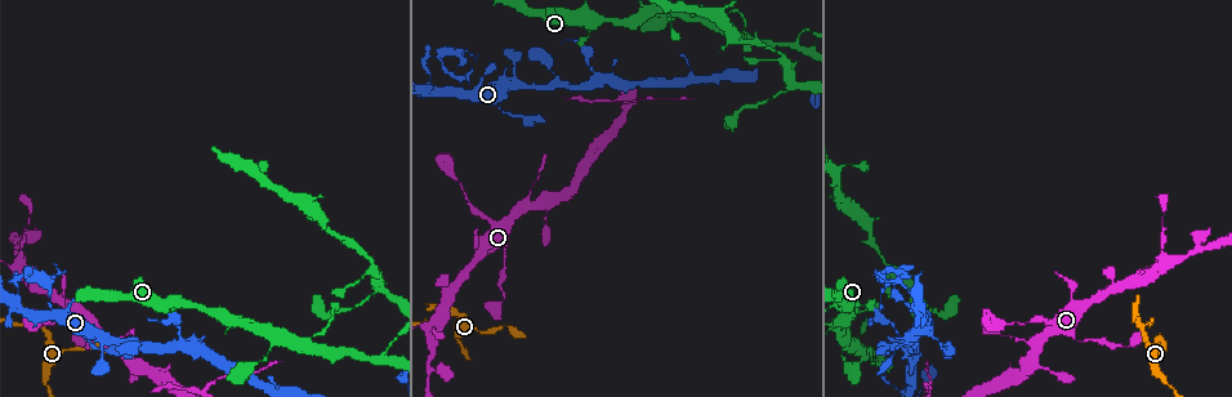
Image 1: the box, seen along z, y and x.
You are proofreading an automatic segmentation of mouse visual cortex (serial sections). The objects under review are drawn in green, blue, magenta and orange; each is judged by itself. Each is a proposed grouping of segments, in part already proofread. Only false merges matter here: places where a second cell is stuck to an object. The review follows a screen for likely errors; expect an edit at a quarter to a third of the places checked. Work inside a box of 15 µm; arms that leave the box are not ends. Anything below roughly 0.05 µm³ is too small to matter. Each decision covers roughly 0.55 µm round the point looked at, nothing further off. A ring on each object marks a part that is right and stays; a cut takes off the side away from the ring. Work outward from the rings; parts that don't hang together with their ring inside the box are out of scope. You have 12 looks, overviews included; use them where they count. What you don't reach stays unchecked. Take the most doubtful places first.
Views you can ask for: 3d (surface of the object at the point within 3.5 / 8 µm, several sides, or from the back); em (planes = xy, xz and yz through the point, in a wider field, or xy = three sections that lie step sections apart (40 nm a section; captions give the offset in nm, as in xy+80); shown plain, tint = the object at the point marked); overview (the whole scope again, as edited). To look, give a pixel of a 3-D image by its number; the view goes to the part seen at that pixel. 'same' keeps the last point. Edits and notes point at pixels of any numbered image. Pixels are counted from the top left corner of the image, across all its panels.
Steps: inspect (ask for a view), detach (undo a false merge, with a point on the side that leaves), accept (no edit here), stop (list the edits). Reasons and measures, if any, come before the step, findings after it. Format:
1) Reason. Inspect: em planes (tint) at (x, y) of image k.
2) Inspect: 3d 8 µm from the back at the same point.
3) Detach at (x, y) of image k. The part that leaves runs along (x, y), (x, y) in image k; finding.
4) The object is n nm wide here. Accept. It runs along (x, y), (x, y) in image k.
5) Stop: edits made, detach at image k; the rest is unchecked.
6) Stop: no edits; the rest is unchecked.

Arms part here. Inspect: 3d 3.5 µm at (438, 55) of image 1.

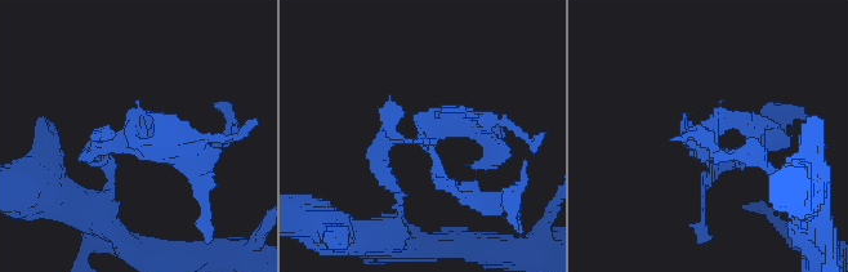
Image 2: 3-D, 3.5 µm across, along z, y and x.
Inspect: em planes (tint) at (421, 141) of image 2.

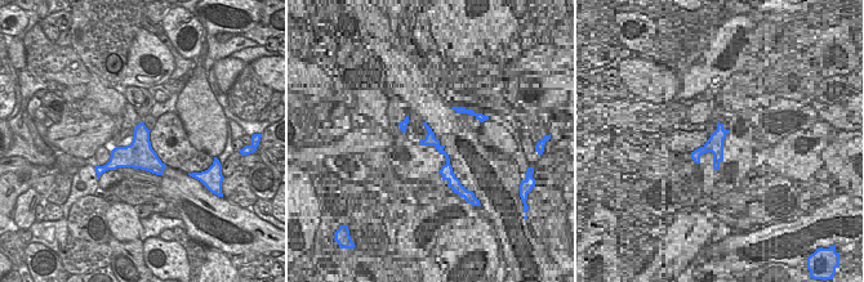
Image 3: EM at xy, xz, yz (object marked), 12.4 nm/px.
Accept. It runs along (99, 156), (132, 141), (206, 172) in image 2; one cell here.

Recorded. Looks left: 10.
Three-way junction. Inspect: 3d 3.5 µm at (305, 337) of image 1.

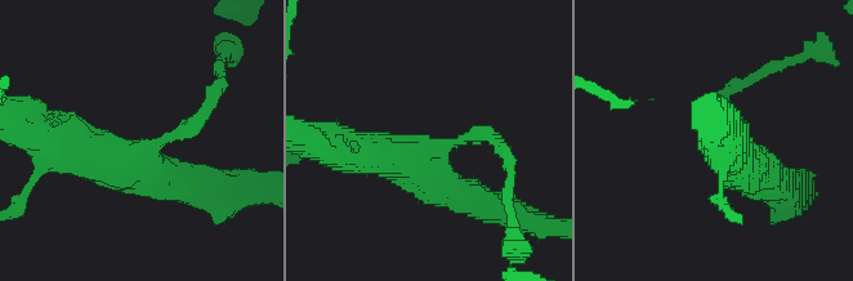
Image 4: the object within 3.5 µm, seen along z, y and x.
3 arms meet here; the arms are 150, 400, 450 nm wide; need the tissue. Inspect: em xy step 2 (tint) at (424, 151) of image 4.

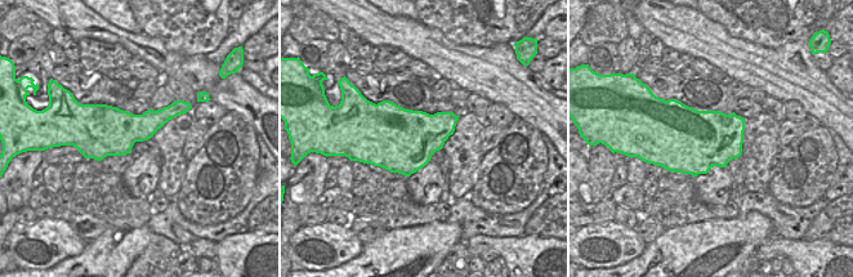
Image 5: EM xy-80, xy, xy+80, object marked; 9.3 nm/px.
Accept. Continuous, no second cell.

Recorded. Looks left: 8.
Branch point. Inspect: 3d 8 µm at (1141, 323) of image 1.

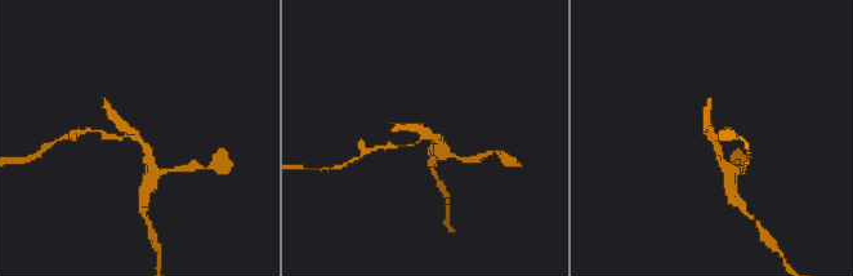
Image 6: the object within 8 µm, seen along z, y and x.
Now the EM. Inspect: em xy step 5 (tint) at (138, 138) of image 6.

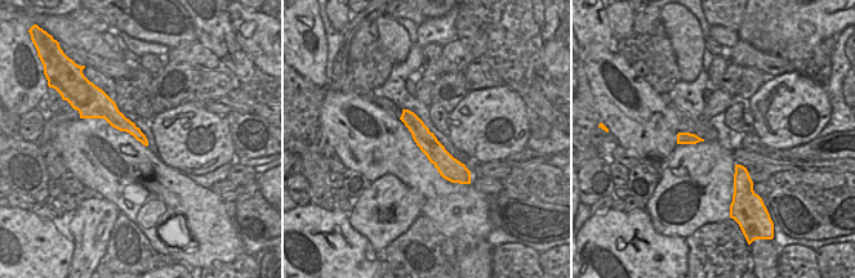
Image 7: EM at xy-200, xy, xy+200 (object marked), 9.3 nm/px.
3 arms meet here. Detach at (105, 136) of image 6. The part that leaves runs along (126, 136), (105, 137), (97, 130), (83, 133) in image 6; two cells meet here.

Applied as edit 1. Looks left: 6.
See it whole again. Inspect: overview.

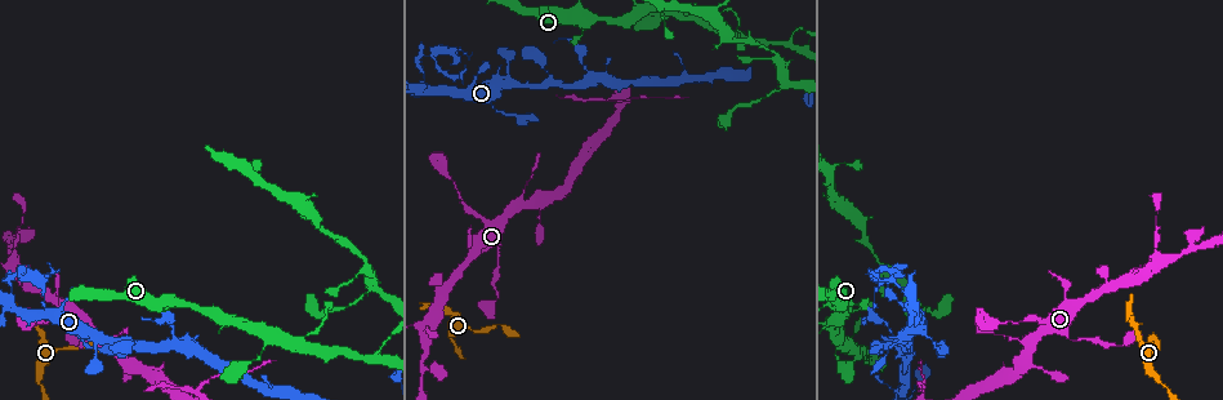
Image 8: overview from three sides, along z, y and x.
A fork. Inspect: 3d 8 µm at (592, 80) of image 8.

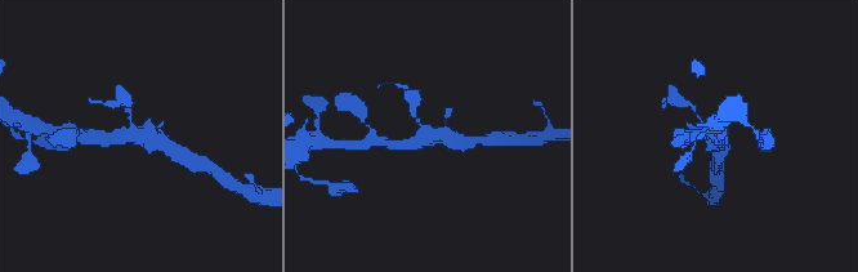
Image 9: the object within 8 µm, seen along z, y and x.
Closer look. Inspect: 3d 3.5 µm at (137, 135) of image 9.

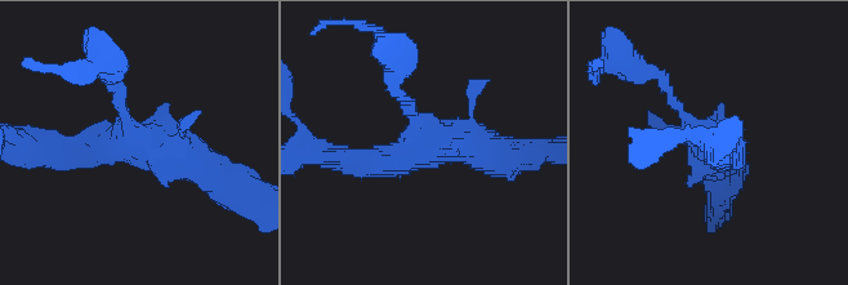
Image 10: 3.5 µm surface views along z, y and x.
Inspect: em xy step 5 (tint) at (430, 141) of image 10.

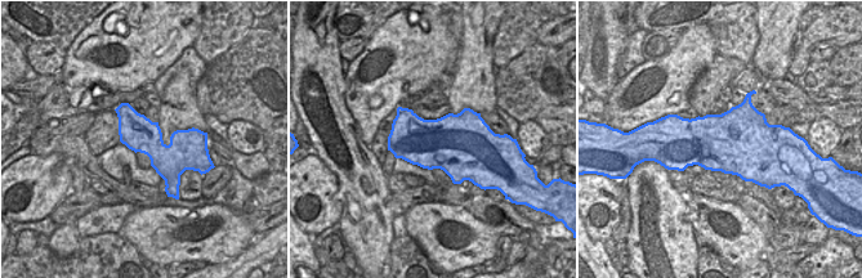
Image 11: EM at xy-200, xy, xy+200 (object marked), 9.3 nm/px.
Accept. It runs along (62, 152), (161, 145), (217, 176) in image 10; all the same cell.

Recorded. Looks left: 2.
Looks like a crossing. Inspect: 3d 3.5 µm at (14, 260) of image 8.

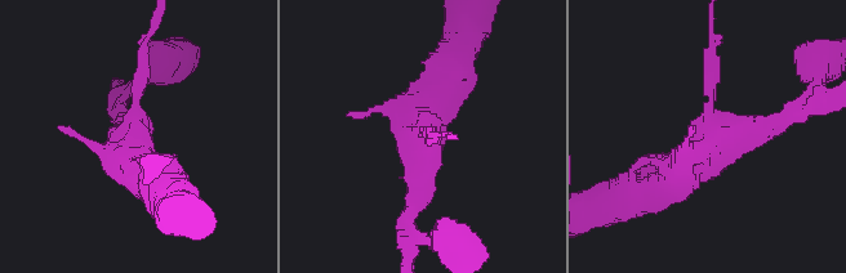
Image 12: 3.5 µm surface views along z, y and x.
4 arms meet here; the arms are 100, 200, 250, 450 nm wide; shape alone is not enough. Inspect: em xy step 1 (tint) at (131, 136) of image 12.

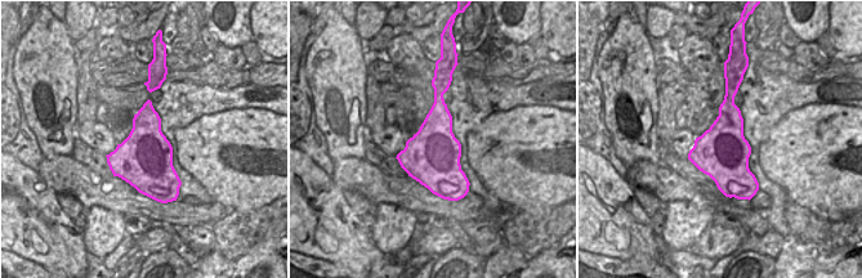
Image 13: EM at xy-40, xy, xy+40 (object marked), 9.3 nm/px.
Accept. It runs along (659, 189), (718, 138), (795, 115) in image 12; continuous, no second cell.

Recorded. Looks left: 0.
Stop: edits made, detach at image 6; the rest is unchecked.

